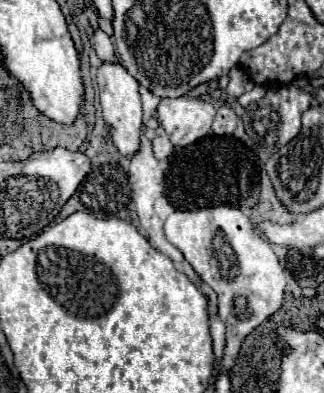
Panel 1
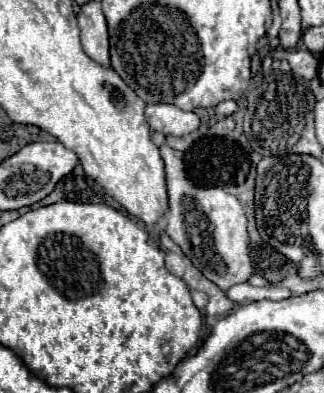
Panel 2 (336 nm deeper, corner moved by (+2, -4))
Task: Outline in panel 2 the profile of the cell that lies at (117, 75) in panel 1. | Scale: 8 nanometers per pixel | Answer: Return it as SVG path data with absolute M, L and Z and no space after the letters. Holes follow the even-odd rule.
M88 1L80 5L78 27L82 33L82 47L98 63L110 65L110 47L108 47L108 27L102 15L98 1Z

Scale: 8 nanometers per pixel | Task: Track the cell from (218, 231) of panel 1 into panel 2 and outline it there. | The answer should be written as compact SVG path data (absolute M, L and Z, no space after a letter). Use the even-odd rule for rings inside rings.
M168 145L160 147L160 155L166 163L166 183L170 209L166 213L166 233L184 255L216 283L222 291L228 291L236 283L246 283L252 275L250 243L248 243L248 221L238 199L226 193L222 187L198 187L188 179L182 157Z

